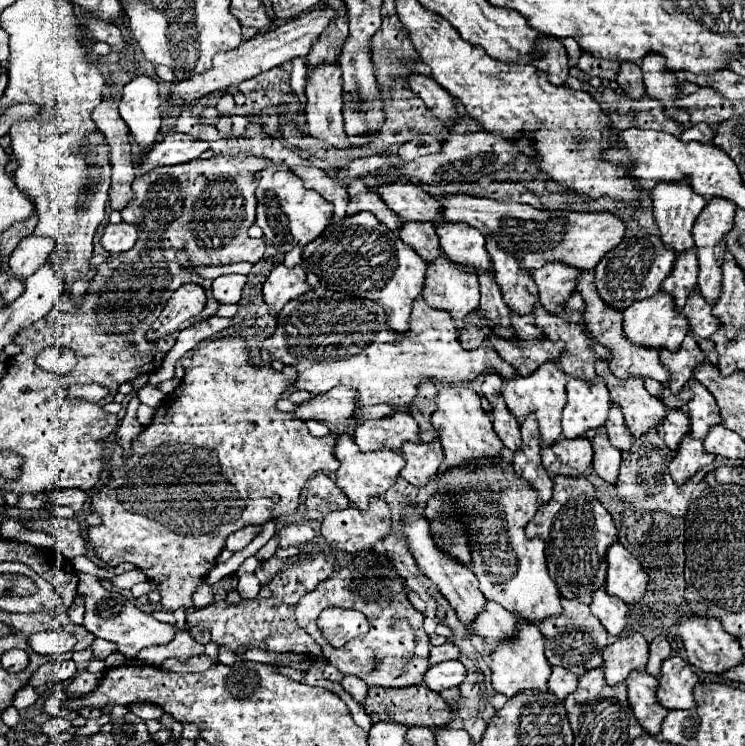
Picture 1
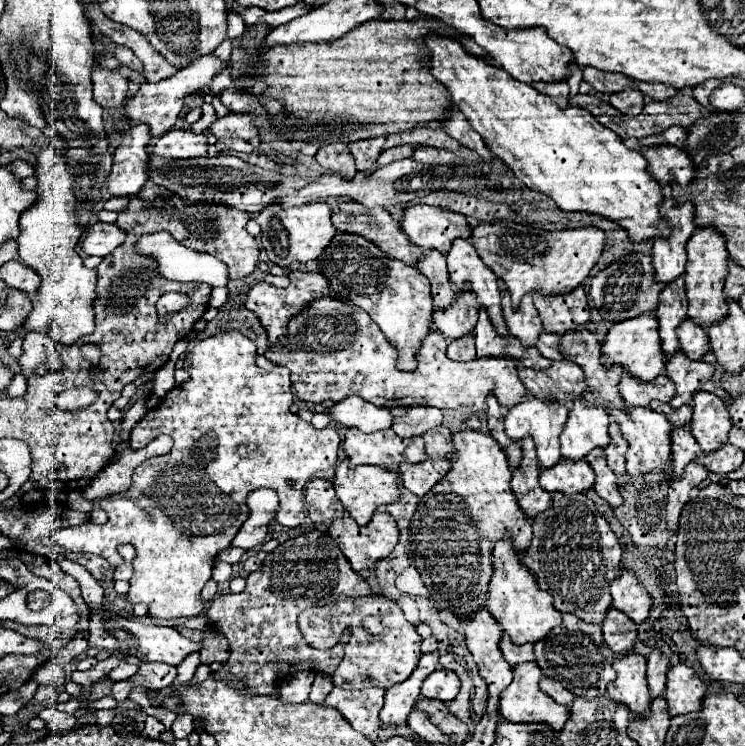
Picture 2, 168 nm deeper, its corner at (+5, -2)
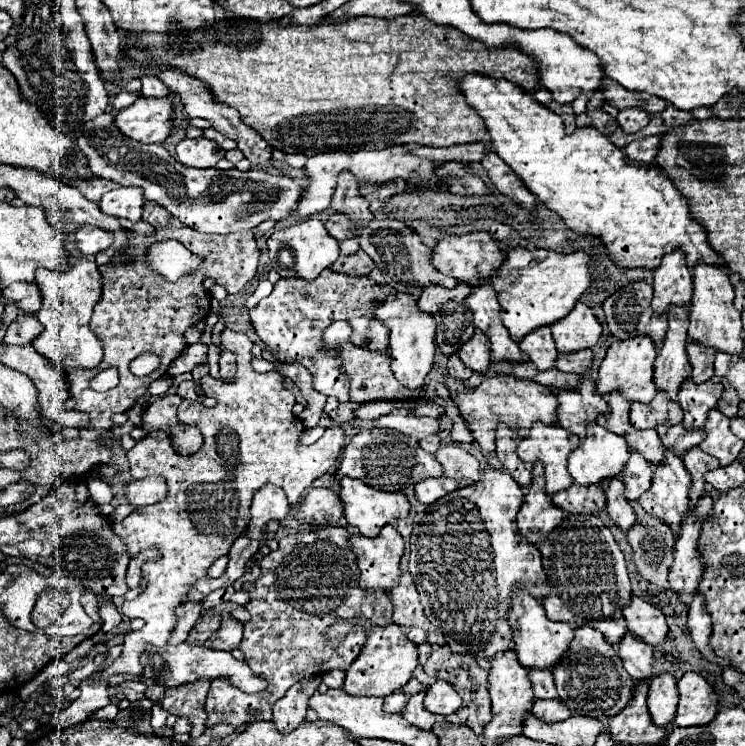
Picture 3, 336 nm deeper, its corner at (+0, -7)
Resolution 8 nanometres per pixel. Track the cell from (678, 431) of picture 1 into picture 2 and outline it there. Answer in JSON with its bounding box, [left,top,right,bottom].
[671,425,703,477]

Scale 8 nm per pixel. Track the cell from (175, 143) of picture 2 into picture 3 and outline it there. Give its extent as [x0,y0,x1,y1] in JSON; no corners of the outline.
[176,138,224,168]

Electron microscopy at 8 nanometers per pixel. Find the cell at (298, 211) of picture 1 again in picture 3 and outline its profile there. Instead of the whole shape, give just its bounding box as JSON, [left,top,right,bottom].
[268,218,338,280]

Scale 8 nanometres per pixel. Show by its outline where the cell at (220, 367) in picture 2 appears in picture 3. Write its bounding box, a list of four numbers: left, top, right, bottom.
[50,328,346,729]

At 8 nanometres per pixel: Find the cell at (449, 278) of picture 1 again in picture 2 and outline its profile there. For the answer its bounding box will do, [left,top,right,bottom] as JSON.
[433,291,479,339]

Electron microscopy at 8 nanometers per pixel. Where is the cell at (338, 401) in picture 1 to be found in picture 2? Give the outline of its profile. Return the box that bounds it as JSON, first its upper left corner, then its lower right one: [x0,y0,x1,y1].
[329,397,393,433]

